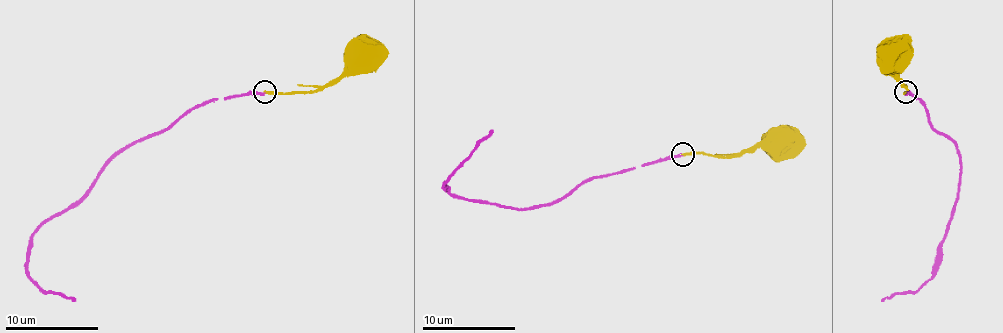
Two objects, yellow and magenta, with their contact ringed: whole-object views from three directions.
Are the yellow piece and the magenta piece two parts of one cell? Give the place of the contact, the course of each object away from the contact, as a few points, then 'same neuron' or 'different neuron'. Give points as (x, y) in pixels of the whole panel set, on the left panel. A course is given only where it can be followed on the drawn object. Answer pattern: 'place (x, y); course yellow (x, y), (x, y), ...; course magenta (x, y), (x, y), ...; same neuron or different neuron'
place (265, 91); course yellow (265, 91), (321, 91), (372, 61), (377, 54), (370, 54); course magenta (265, 93), (205, 100), (126, 147), (75, 202), (49, 219), (30, 240), (28, 274), (44, 291), (75, 300); different neuron

